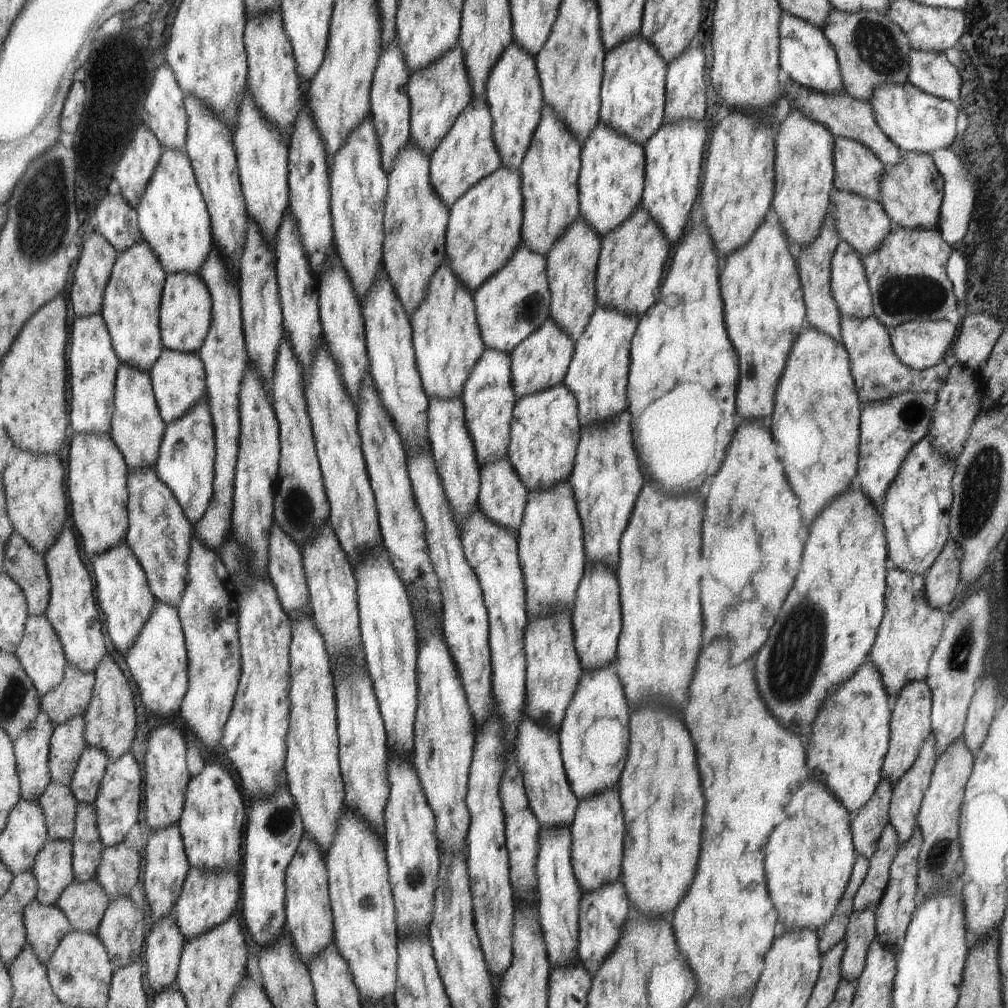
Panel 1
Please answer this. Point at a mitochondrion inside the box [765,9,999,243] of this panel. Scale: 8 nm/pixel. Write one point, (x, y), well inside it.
(874, 44)

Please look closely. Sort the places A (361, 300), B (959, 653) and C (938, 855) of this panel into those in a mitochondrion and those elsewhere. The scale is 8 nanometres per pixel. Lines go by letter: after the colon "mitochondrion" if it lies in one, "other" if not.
A: other
B: mitochondrion
C: mitochondrion

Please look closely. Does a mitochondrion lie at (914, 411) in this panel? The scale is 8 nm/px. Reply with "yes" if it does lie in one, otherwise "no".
yes

